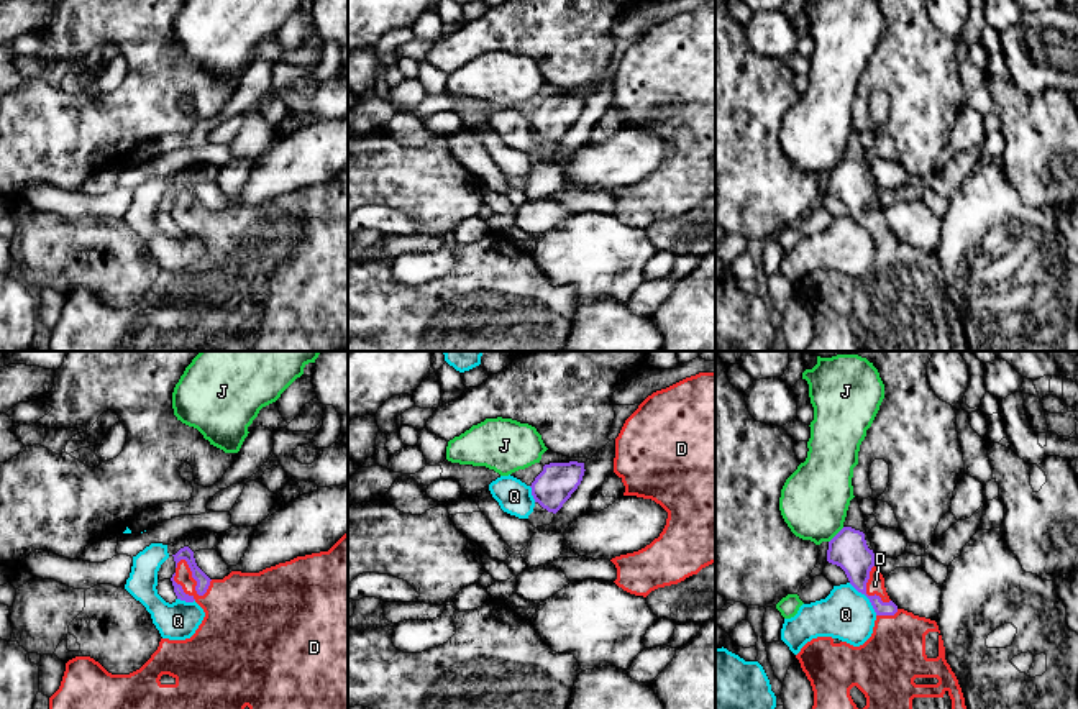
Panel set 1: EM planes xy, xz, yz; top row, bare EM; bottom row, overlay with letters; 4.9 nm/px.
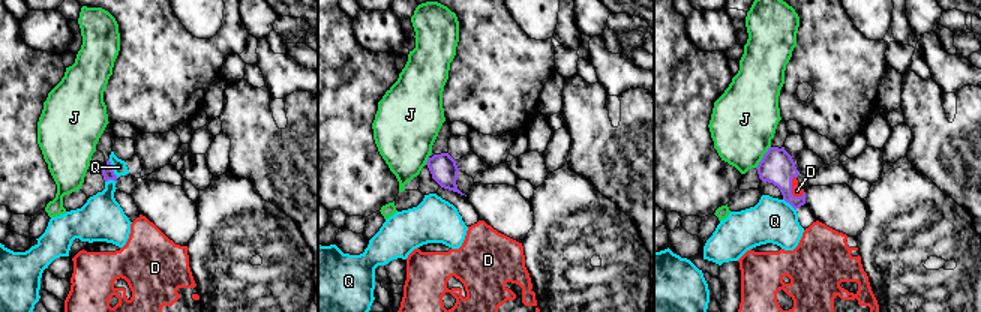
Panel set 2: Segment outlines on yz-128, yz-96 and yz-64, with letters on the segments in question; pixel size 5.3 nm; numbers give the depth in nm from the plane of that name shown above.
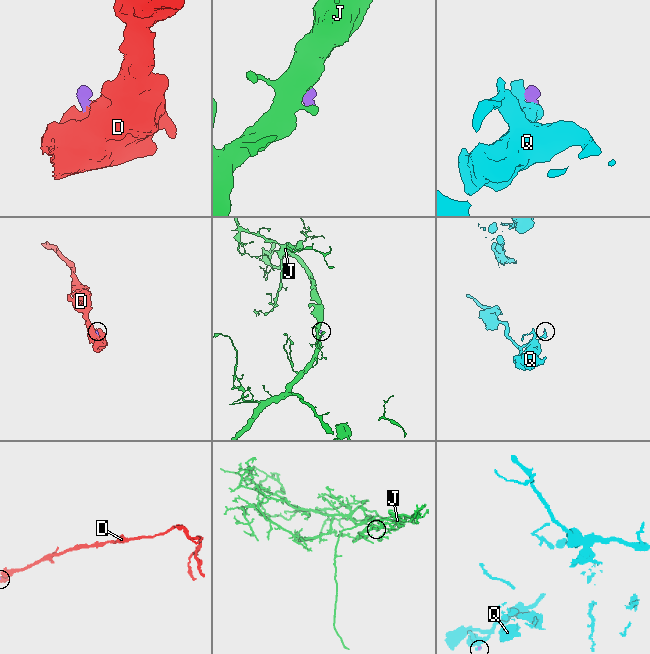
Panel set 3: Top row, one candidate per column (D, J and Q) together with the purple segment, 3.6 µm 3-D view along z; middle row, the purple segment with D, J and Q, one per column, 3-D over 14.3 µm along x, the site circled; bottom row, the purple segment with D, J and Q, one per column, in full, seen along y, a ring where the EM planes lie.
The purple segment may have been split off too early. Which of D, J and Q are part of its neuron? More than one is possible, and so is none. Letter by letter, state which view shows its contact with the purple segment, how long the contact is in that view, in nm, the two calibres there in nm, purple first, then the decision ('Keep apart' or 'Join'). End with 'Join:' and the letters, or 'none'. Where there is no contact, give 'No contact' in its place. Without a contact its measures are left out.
D: Touches purple in xy. Shared border 220 nm. Thickness 70 nm (purple) against 300 nm. Join
J: Touches purple in yz. Shared border 110 nm. Thickness 190 nm (purple) against 340 nm. Keep apart
Q: Touches purple in yz. Shared border 220 nm. Thickness 190 nm (purple) against 260 nm. Keep apart
Join: D

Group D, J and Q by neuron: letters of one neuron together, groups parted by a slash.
D / J / Q

